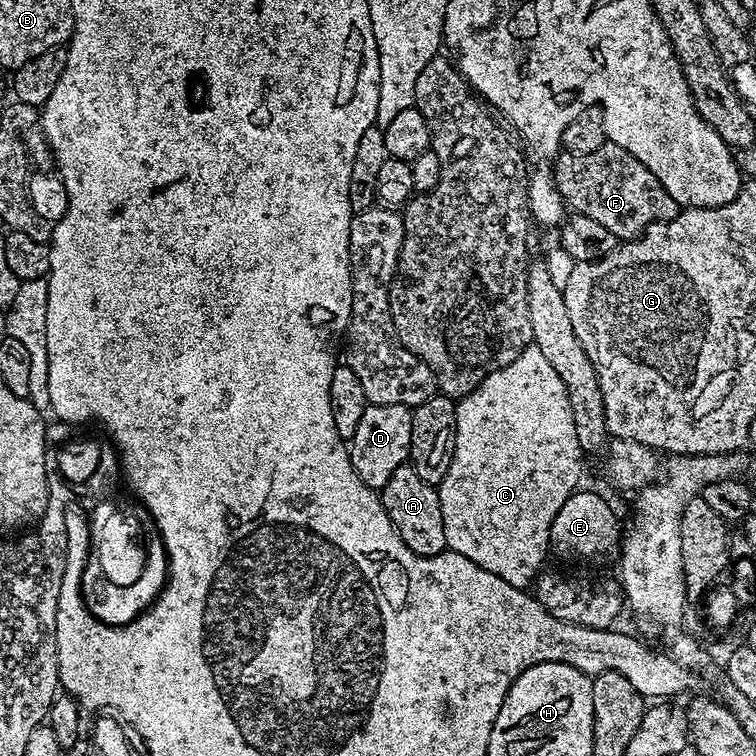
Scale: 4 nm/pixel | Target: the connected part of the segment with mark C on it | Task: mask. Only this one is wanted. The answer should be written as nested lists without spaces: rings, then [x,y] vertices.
[[[535,346],[524,348],[510,366],[494,370],[474,391],[459,397],[454,458],[450,470],[446,470],[446,478],[438,485],[447,547],[462,554],[462,558],[470,558],[482,570],[498,574],[510,586],[527,589],[545,567],[554,514],[581,487],[583,459],[562,378],[546,362],[542,351]]]

